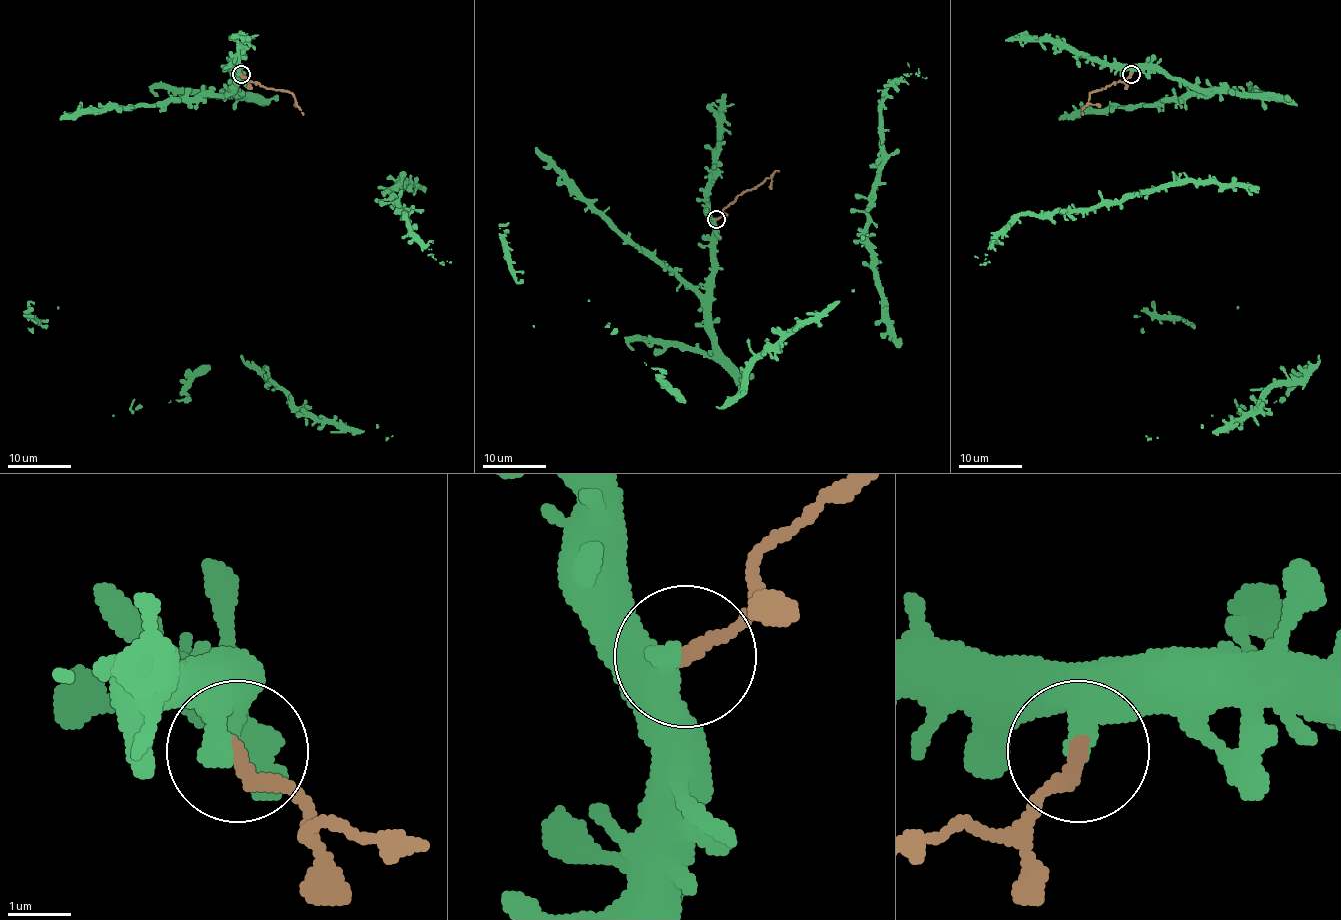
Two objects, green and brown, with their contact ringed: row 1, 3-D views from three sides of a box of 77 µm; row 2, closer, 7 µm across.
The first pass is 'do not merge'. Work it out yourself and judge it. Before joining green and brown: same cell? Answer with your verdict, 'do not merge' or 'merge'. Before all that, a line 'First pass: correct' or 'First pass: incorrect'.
First pass: correct
do not merge

